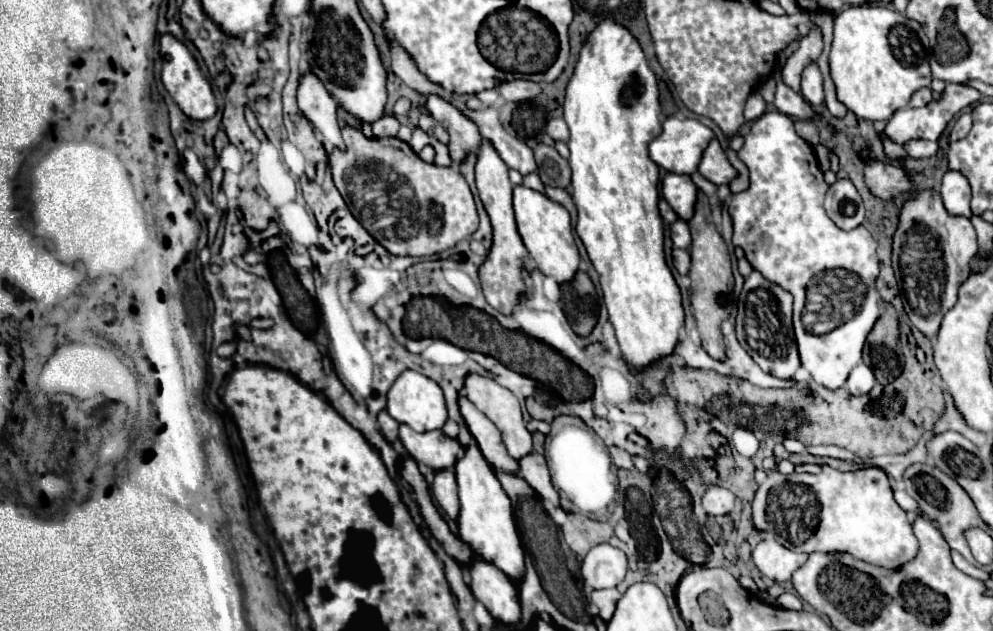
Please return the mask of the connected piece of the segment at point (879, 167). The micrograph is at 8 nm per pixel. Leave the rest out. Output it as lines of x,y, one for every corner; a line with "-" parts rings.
870,161
866,163
864,177
870,191
884,201
892,201
900,193
910,193
908,175
898,163

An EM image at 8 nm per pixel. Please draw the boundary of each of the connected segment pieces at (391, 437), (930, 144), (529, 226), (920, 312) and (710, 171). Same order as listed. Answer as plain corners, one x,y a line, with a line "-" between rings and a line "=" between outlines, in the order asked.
382,411
382,413
378,415
378,425
380,425
380,431
382,431
382,435
384,435
384,439
386,439
388,443
398,441
398,421
392,419
386,411
=
918,139
918,141
908,141
908,143
904,145
904,149
908,151
910,157
916,157
916,159
928,159
928,157
936,155
938,143
936,143
936,141
924,141
924,139
=
518,185
514,187
514,213
516,213
518,233
522,235
522,241
528,247
528,253
534,259
536,267
544,275
554,277
558,283
572,281
572,277
578,271
580,253
572,237
572,225
570,225
568,211
560,203
554,203
552,199
548,199
544,193
=
936,189
916,191
902,203
892,245
892,267
898,279
904,309
910,321
926,337
938,333
944,313
954,307
958,287
968,279
970,261
976,251
976,231
970,219
950,215
944,209
942,197
=
712,139
712,143
708,145
698,171
704,179
712,181
714,185
728,185
738,175
716,139

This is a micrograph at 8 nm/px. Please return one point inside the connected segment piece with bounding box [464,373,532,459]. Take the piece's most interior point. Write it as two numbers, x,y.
498,404

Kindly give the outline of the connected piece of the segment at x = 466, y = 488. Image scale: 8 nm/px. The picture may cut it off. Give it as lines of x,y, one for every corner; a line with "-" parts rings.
476,443
464,449
464,455
456,461
454,471
456,471
458,497
460,497
460,515
458,515
460,539
466,545
470,545
470,549
478,557
502,569
512,581
520,581
524,577
524,551
514,523
512,503
510,497
504,493
496,473
482,457

